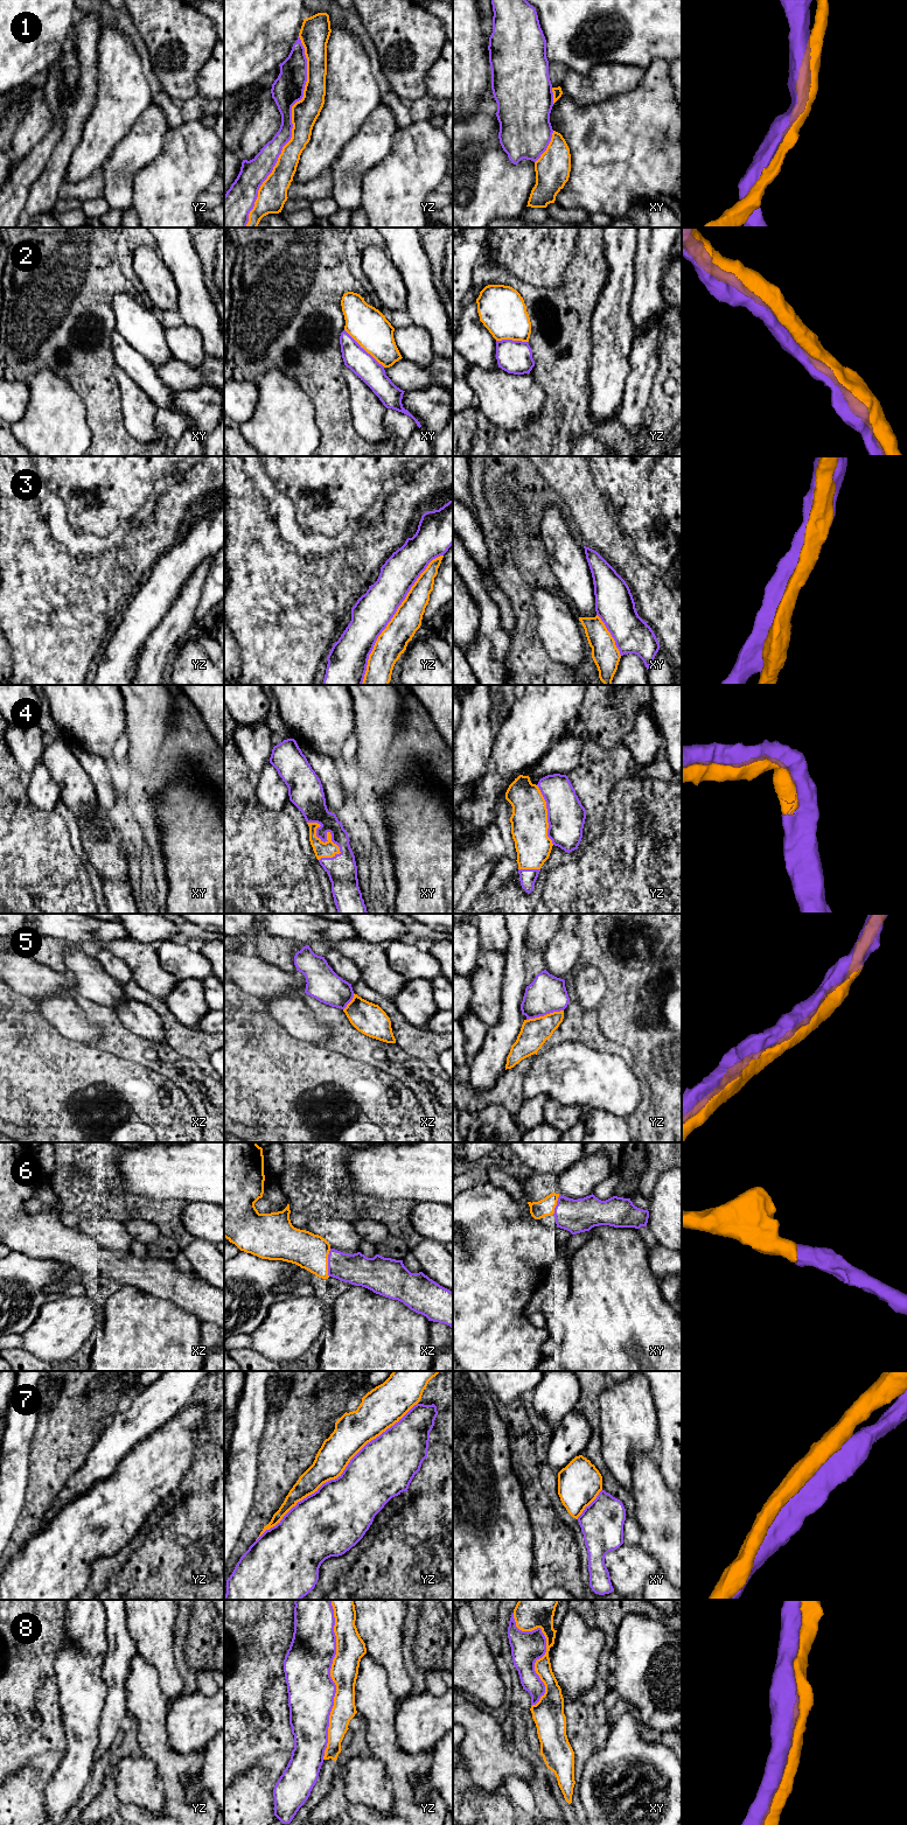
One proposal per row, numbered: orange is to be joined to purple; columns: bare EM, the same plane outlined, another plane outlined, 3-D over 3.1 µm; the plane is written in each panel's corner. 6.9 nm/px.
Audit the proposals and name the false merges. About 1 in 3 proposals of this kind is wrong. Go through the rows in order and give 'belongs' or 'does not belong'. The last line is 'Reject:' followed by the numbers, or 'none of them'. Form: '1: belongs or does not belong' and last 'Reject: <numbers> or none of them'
1: does not belong
2: belongs
3: does not belong
4: belongs
5: belongs
6: belongs
7: does not belong
8: belongs
Reject: 1, 3, 7

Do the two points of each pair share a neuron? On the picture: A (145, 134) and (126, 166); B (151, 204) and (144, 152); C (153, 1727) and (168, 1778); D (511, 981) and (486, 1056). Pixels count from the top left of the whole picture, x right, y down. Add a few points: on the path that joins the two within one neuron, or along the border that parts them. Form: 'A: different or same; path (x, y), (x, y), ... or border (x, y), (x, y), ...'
A: same; path (142, 142), (128, 158)
B: different; border (162, 142), (157, 156), (137, 173), (133, 189)
C: same; path (153, 1740), (154, 1746), (168, 1762), (168, 1766)
D: same; path (511, 1000), (511, 1021), (500, 1037)

